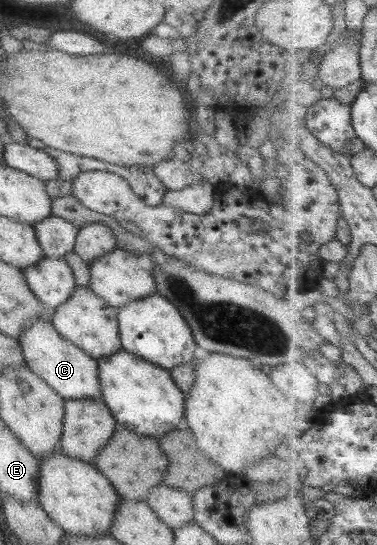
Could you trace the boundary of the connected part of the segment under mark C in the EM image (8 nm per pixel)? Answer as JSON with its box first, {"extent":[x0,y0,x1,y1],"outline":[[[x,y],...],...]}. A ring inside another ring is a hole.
{"extent":[17,321,100,399],"outline":[[[34,321],[30,327],[22,329],[17,340],[22,350],[25,365],[40,379],[44,380],[60,397],[64,399],[96,399],[100,395],[98,366],[82,349],[64,339],[48,321]]]}

